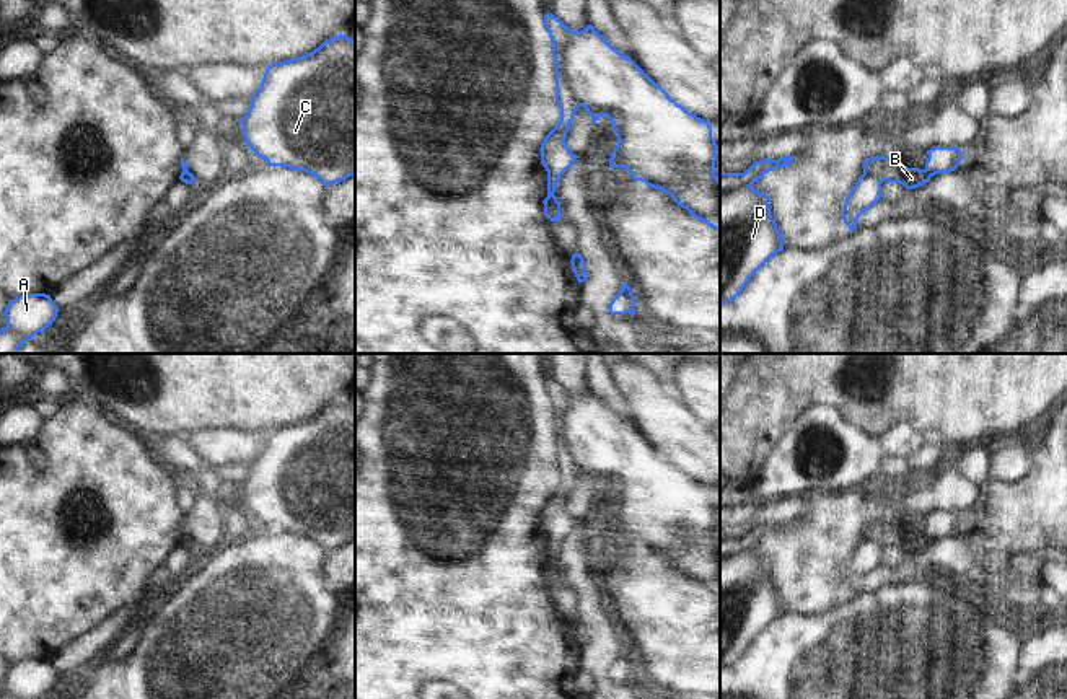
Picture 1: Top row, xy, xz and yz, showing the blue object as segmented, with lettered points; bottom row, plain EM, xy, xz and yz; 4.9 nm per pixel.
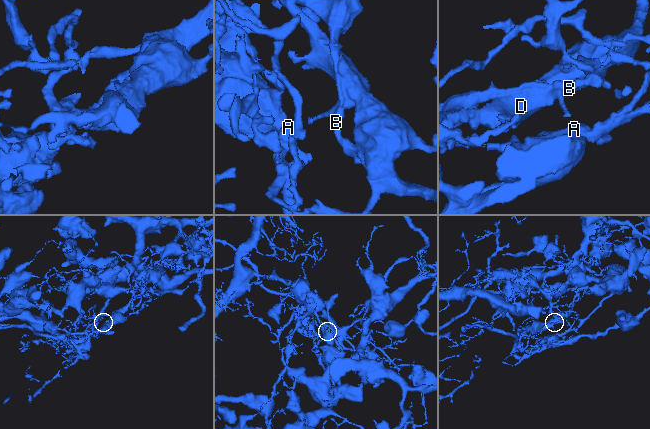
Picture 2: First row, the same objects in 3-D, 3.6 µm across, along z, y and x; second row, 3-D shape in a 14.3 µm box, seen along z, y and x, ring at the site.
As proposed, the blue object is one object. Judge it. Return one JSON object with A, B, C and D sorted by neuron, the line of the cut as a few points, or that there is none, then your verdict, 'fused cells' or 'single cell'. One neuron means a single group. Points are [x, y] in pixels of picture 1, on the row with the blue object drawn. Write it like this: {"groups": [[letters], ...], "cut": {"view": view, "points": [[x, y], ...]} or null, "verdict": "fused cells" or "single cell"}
{"groups": [["A", "C", "D"], ["B"]], "cut": {"view": "xz", "points": [[570, 31], [562, 51], [561, 72], [577, 109]]}, "verdict": "fused cells"}

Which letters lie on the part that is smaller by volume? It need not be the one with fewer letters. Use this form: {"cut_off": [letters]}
{"cut_off": ["B"]}

